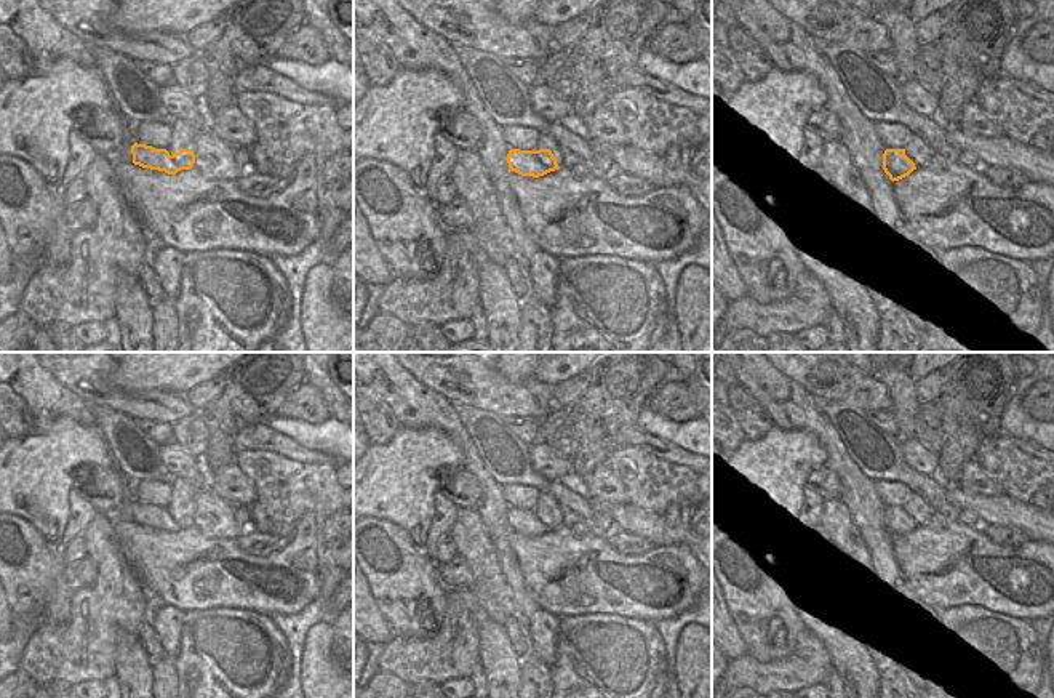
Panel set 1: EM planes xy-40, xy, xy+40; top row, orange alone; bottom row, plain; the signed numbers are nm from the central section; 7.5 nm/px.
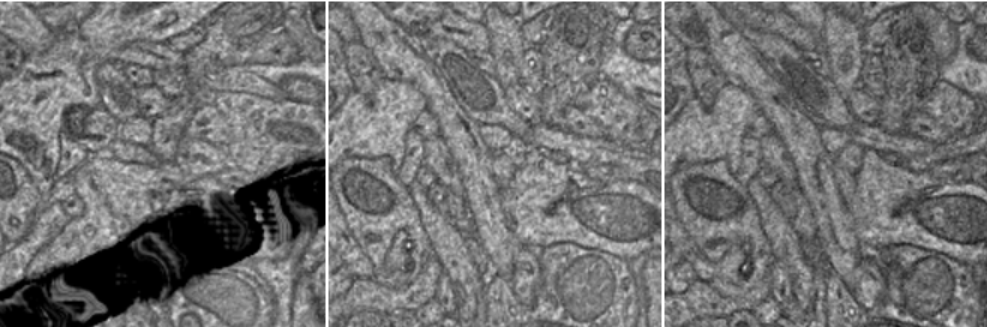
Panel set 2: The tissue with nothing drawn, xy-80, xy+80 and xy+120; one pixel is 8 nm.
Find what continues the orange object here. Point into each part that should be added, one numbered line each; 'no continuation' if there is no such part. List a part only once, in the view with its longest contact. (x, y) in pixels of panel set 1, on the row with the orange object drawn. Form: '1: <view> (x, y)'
no continuation

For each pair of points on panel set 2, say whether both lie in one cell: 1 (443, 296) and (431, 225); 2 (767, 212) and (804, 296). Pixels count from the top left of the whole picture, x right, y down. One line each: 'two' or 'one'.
1: two
2: one

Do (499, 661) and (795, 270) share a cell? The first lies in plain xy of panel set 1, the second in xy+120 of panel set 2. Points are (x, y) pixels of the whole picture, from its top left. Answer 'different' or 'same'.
same

